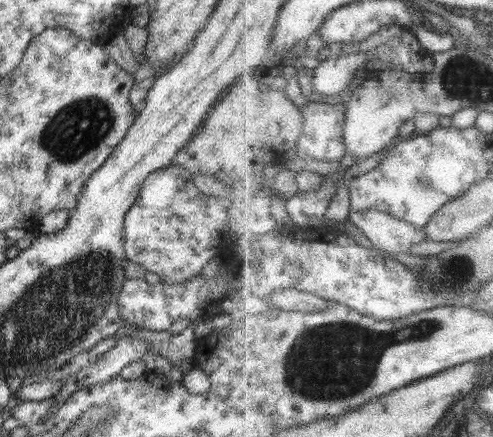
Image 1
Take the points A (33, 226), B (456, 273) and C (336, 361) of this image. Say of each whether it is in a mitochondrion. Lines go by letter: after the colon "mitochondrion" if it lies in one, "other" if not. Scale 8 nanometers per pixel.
A: other
B: mitochondrion
C: mitochondrion

